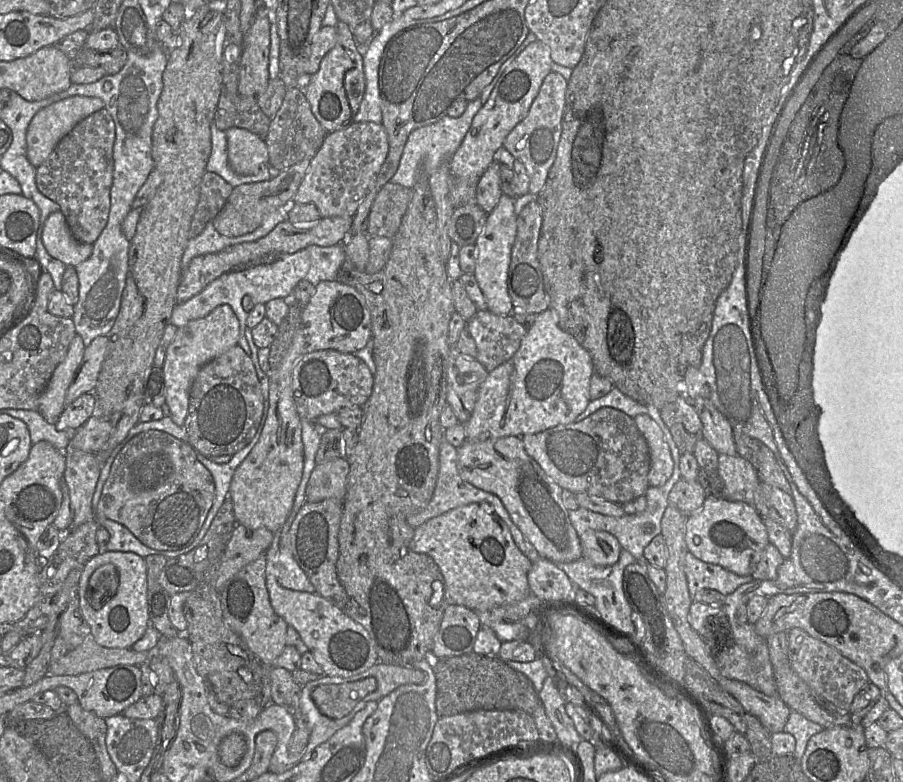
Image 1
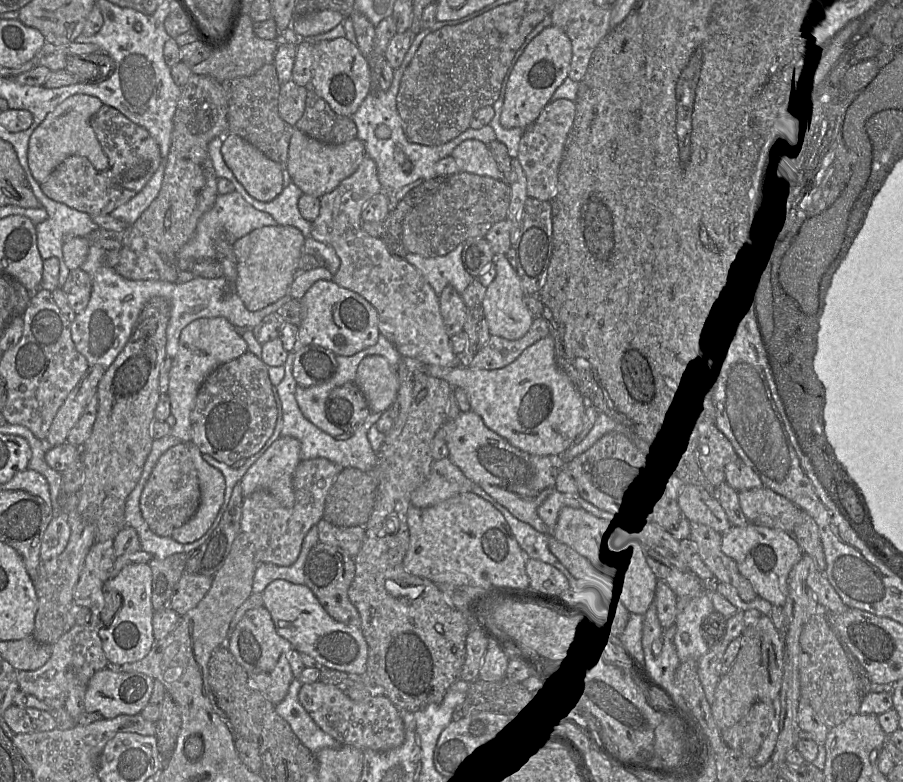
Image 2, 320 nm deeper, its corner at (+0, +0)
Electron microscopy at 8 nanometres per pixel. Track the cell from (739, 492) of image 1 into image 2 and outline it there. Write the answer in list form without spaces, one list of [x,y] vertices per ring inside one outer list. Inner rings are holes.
[[[761,487],[738,492],[739,504],[749,523],[792,533],[800,509],[787,498]]]

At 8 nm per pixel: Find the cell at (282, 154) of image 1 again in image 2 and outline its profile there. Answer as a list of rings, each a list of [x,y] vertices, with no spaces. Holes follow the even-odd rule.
[[[310,87],[303,115],[293,127],[328,145],[349,142],[357,135],[357,127],[352,118],[336,114]]]

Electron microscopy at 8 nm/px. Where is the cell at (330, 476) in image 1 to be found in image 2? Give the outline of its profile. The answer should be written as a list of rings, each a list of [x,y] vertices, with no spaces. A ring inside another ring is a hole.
[[[324,518],[315,527],[318,530],[319,542],[340,547],[352,558],[360,551],[365,535],[364,527],[338,527]]]

